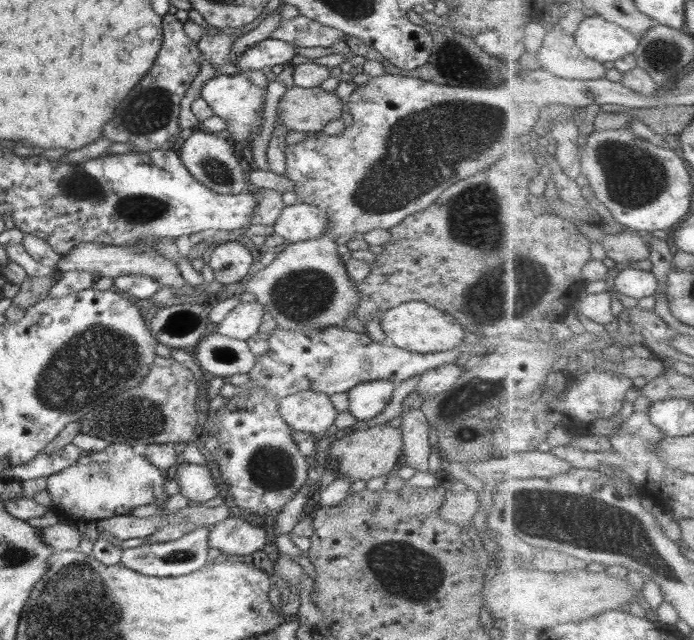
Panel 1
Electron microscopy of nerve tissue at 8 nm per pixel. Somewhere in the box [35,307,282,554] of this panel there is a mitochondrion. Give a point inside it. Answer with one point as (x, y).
(131, 416)

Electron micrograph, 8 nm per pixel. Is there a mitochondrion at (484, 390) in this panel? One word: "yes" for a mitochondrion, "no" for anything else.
yes

